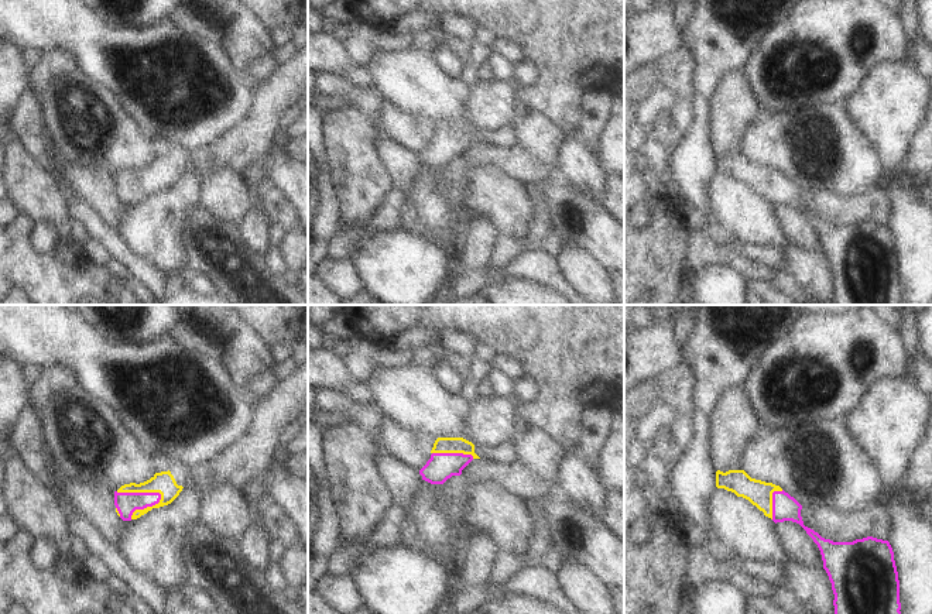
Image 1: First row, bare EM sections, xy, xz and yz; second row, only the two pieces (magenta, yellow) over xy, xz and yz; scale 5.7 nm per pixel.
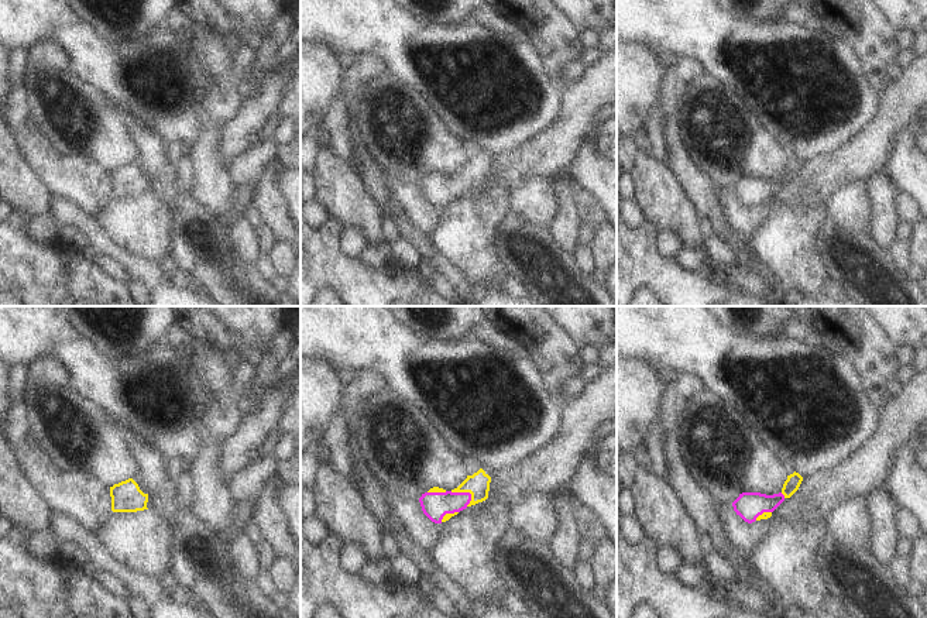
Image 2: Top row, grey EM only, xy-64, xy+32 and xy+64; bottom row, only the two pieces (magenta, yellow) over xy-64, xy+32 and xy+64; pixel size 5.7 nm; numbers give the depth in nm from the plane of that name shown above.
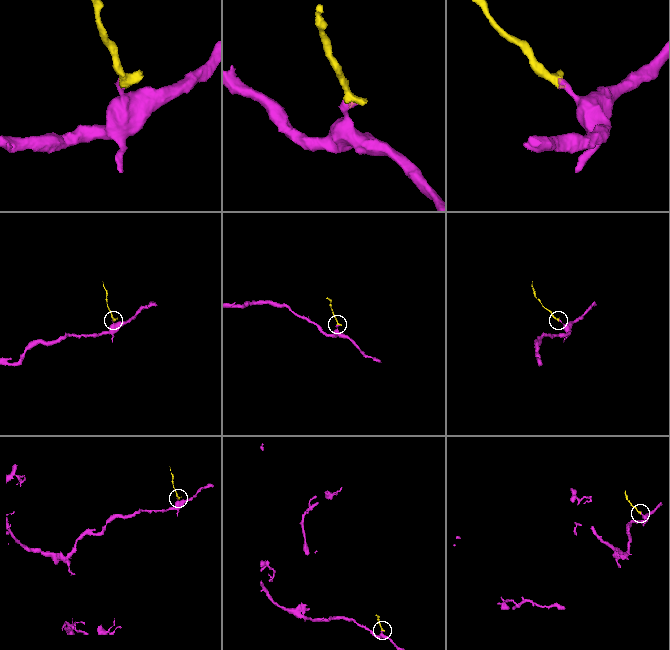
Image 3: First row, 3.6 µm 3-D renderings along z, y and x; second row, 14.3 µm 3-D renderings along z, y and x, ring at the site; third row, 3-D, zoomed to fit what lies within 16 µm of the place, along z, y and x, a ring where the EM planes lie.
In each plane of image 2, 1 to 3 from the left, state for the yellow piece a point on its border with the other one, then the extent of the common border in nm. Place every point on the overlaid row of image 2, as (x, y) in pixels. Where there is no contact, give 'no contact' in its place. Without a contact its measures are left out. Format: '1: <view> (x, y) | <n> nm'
1: no contact
2: xy+32 (463, 493) | 140 nm
3: xy+64 (783, 495) | 40 nm

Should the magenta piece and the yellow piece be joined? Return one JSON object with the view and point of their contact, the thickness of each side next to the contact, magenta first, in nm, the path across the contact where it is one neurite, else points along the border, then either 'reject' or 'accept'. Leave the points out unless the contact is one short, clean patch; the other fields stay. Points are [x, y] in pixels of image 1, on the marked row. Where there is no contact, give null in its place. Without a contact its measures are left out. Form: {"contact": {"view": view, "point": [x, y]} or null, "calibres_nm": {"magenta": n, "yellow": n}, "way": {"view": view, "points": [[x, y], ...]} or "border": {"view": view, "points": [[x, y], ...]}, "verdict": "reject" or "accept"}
{"contact": {"view": "xy", "point": [140, 493]}, "calibres_nm": {"magenta": 130, "yellow": 130}, "way": {"view": "xy", "points": [[126, 503], [130, 503], [140, 493], [154, 493], [164, 483]]}, "verdict": "accept"}

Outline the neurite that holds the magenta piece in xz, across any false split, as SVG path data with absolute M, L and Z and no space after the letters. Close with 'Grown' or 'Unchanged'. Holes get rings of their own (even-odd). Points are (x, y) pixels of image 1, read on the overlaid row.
M438 438L431 453L431 459L419 470L422 480L431 484L443 484L452 476L460 476L473 459L480 459L474 453L474 445L463 438Z. Grown.

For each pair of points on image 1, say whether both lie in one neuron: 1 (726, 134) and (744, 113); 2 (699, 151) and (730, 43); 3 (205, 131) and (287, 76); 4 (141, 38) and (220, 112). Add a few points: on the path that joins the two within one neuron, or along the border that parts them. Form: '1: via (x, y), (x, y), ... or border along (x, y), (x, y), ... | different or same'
1: via (729, 129), (739, 119) | same
2: via (702, 124), (703, 85), (711, 69) | same
3: border along (253, 86), (253, 98), (247, 112), (230, 127) | different
4: via (171, 40), (199, 51), (220, 82) | same

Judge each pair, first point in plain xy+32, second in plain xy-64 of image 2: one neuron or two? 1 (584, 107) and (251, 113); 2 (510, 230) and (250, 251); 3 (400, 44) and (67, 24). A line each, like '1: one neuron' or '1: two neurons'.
1: one neuron
2: two neurons
3: one neuron

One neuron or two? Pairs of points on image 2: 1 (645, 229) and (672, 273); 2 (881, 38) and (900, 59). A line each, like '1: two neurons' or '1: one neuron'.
1: one neuron
2: two neurons

